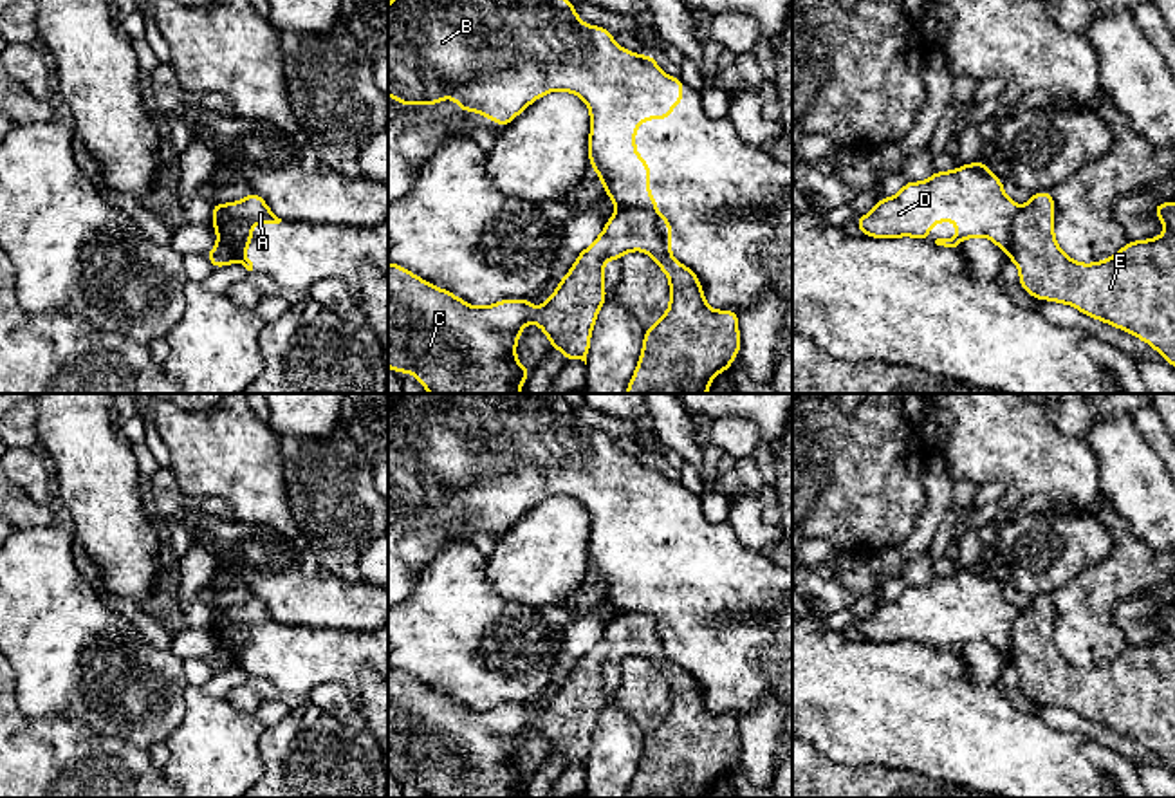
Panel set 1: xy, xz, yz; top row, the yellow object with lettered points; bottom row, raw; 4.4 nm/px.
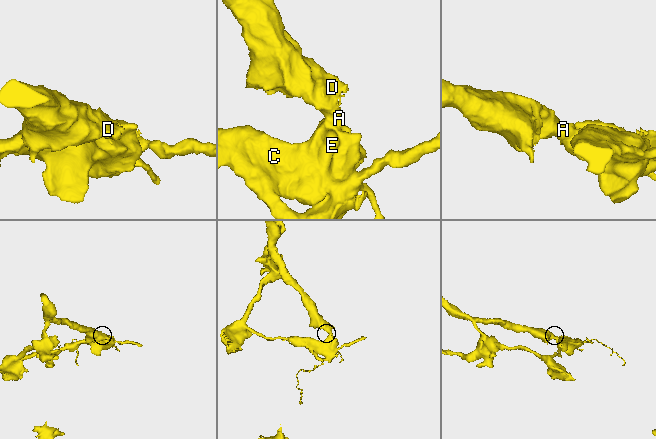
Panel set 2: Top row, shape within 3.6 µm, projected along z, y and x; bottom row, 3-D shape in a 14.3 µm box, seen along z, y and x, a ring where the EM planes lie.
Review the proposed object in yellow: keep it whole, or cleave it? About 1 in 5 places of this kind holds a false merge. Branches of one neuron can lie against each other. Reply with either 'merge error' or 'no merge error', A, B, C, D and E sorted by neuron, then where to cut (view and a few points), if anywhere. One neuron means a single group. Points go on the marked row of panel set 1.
merge error; A B D / C E; cut in xz along (618, 208), (650, 210), (656, 215), (668, 255)

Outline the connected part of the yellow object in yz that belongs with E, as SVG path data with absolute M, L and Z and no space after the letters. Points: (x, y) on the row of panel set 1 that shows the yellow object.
M1052 191L1032 193L1016 211L1009 258L1020 271L1018 283L1032 298L1072 305L1090 318L1137 336L1175 367L1175 202L1153 202L1153 209L1166 227L1162 237L1128 242L1106 260L1079 264L1056 242Z

